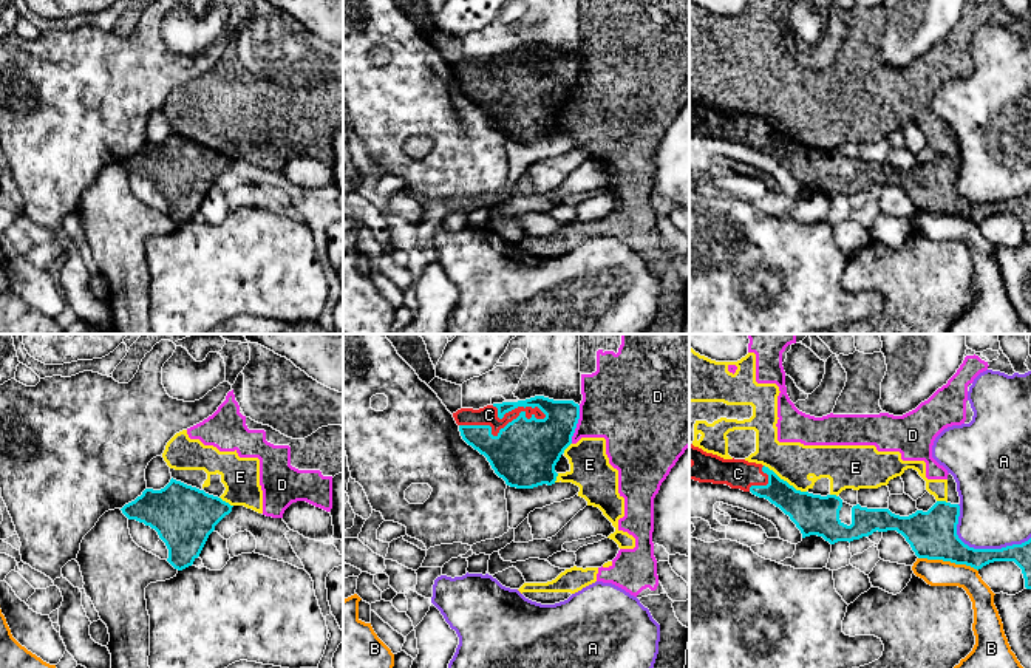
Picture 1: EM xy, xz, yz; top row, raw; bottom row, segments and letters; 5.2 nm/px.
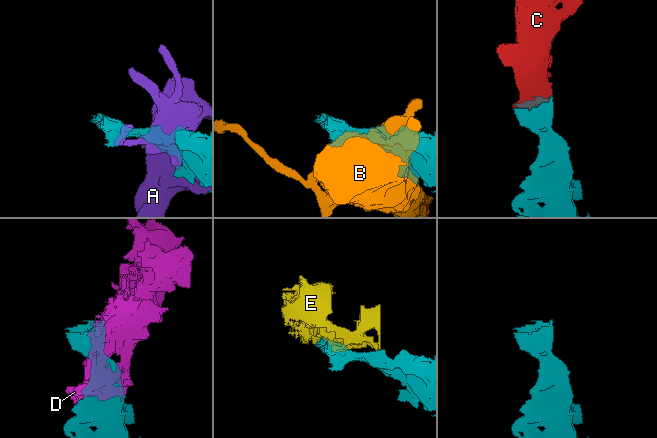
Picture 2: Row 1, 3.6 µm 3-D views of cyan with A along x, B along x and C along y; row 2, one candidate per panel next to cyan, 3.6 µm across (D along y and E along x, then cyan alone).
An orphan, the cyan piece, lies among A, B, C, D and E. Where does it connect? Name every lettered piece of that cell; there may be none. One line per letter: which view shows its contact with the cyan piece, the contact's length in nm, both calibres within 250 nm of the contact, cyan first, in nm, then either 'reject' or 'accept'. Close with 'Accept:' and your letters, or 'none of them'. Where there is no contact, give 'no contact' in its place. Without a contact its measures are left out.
A: yz | 420 nm | 240/360 nm | reject
B: yz | 320 nm | 240/140 nm | reject
C: xz | 460 nm | 340/100 nm | accept
D: xz | 200 nm | 280/400 nm | reject
E: yz | 260 nm | 200/220 nm | reject
Accept: C

